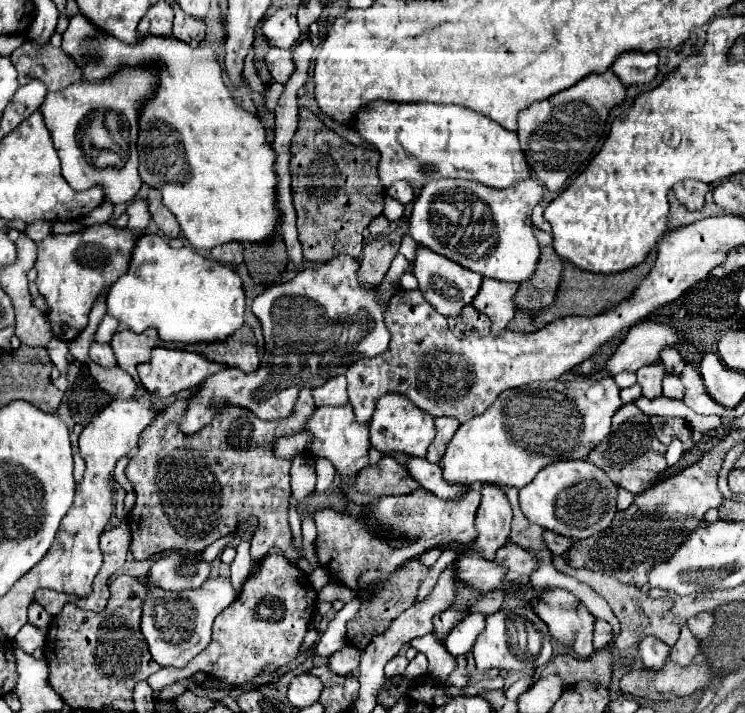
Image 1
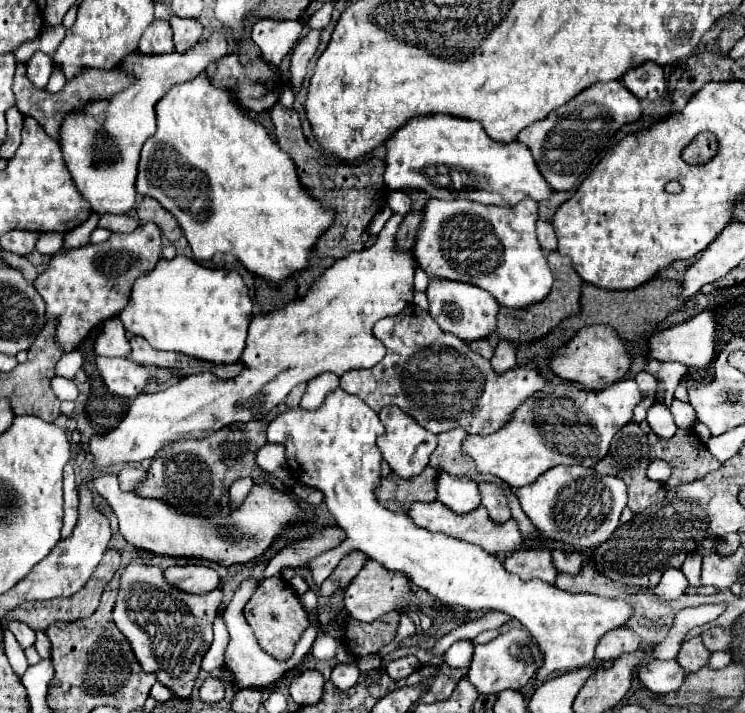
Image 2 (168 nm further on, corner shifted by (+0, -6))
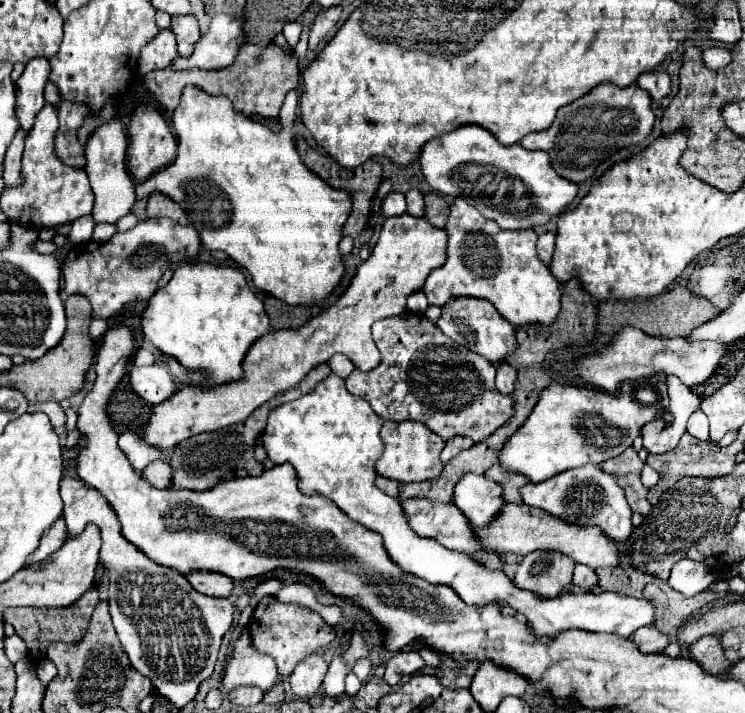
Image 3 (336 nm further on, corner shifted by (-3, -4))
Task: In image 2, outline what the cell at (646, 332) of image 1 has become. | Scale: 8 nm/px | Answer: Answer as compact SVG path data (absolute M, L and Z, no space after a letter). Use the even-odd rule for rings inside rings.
M702 311L696 317L664 329L650 339L650 353L648 359L658 361L678 361L688 367L706 367L714 357L714 335L716 335L716 311Z

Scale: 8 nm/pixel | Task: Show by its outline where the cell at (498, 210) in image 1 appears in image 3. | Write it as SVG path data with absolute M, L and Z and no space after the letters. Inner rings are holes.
M455 199L449 207L449 217L445 223L447 231L447 259L439 269L433 269L423 285L423 293L431 305L445 305L453 297L481 297L489 299L497 311L513 325L531 325L531 323L551 323L555 321L561 309L561 291L559 281L553 277L551 269L537 255L537 233L533 229L505 231L495 221L483 217L473 205L463 199Z

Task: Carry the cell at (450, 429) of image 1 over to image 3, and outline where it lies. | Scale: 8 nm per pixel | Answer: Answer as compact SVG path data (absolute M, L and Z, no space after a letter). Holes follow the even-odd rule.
M453 437L445 443L445 449L441 451L441 461L447 463L449 459L453 459L455 455L459 455L463 449L473 447L473 441L469 437Z

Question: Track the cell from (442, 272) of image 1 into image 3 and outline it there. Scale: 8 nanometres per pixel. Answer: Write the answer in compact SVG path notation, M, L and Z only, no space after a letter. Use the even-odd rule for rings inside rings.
M455 297L447 305L443 305L441 311L443 313L437 319L437 327L459 345L465 345L487 357L487 361L491 361L493 365L515 351L515 327L511 327L505 317L499 317L499 311L491 305L491 301L477 297Z

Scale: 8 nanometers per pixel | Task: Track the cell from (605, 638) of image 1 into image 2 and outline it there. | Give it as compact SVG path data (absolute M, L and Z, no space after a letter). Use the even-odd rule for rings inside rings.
M620 627L620 629L606 633L600 639L600 643L596 647L596 661L618 659L620 655L638 651L640 647L642 647L642 639L634 631L630 631L628 627Z

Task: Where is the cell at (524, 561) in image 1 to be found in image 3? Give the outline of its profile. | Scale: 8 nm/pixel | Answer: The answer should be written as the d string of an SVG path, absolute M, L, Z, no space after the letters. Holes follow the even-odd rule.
M535 551L523 557L513 581L543 597L557 597L571 583L573 567L575 561L559 551Z

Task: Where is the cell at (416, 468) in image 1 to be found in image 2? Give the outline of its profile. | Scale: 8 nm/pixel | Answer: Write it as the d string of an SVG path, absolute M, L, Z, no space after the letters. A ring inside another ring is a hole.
M440 473L436 481L438 499L450 507L454 513L470 513L480 507L480 491L478 483L466 475L450 475Z

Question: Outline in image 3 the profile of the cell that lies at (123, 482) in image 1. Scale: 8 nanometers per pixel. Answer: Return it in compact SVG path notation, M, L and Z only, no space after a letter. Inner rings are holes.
M153 461L151 465L147 465L147 469L141 471L141 477L157 489L165 489L171 483L171 467L165 461Z

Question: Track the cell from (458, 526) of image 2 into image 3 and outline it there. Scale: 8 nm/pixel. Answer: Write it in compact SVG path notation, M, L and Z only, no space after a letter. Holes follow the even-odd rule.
M507 503L503 511L487 525L473 527L477 541L483 545L483 549L489 549L491 553L515 553L515 555L527 555L533 551L561 551L567 557L571 557L575 563L585 563L591 569L599 567L617 567L617 547L611 539L603 537L599 529L595 527L579 527L579 525L567 525L565 521L559 521L557 517L551 517L543 509L529 507L529 505L511 505Z

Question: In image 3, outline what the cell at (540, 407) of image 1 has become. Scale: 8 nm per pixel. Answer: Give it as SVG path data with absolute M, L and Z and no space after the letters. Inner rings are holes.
M553 383L543 389L527 421L505 441L497 461L505 471L521 473L531 483L541 483L565 469L599 465L623 453L641 427L659 413L657 405L643 405L629 393L607 393L595 387L573 387Z

